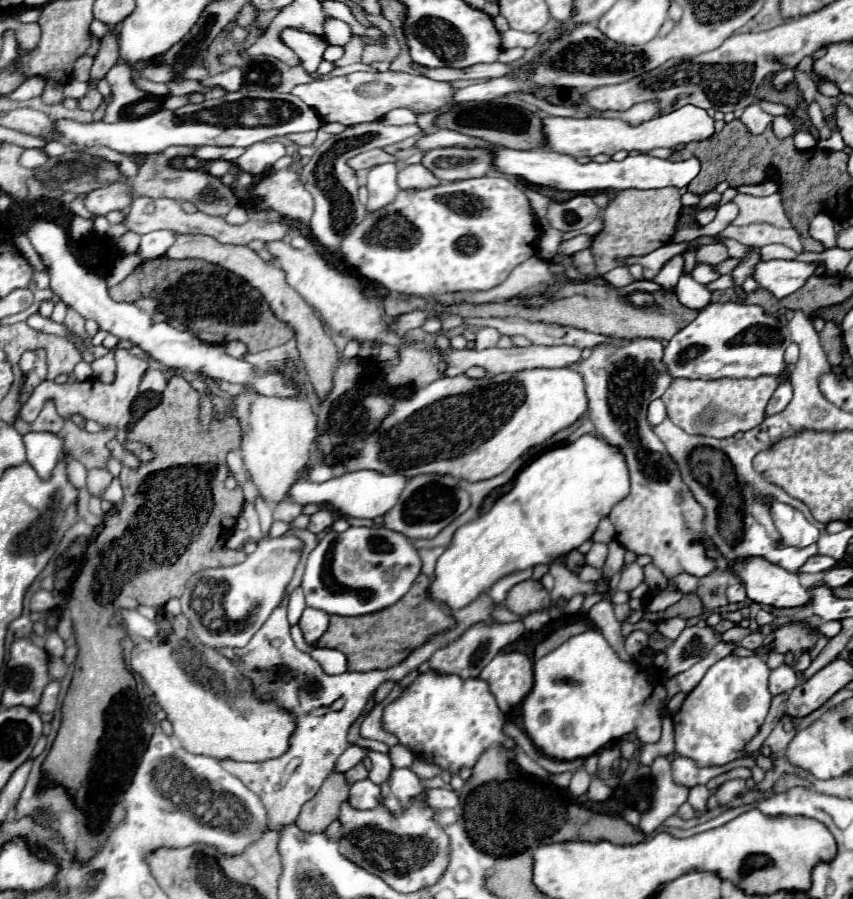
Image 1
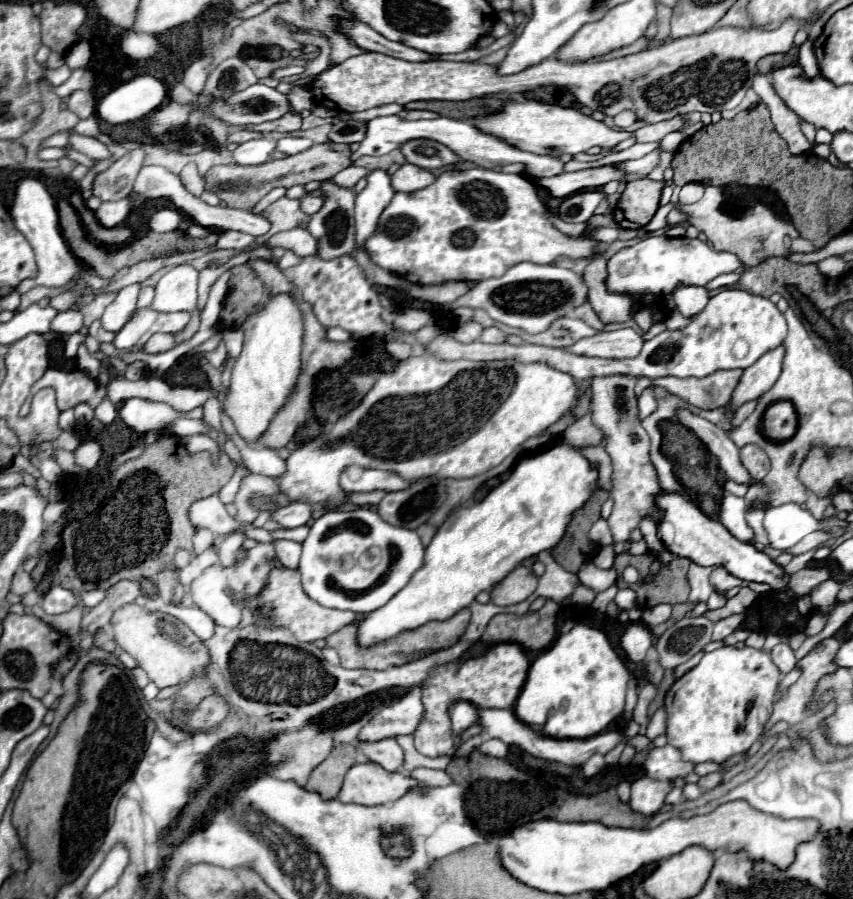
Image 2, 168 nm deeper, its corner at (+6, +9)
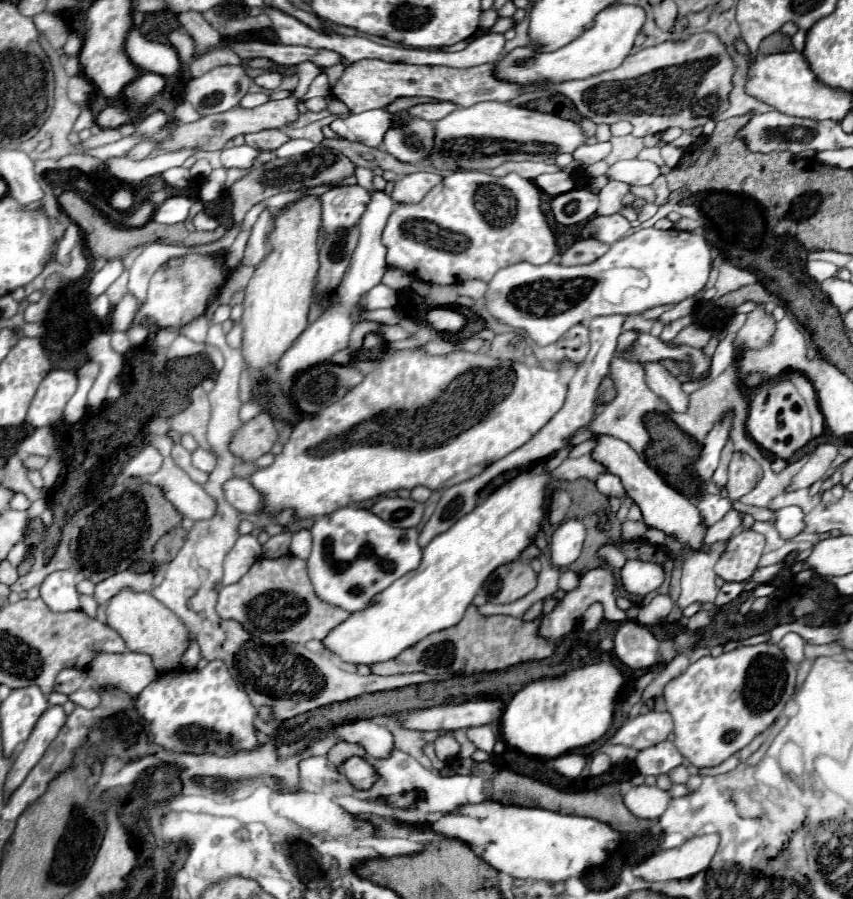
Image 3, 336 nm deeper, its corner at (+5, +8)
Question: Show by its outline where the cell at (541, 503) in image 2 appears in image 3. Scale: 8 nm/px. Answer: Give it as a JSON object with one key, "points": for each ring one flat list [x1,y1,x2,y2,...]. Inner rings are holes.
{"points":[[537,465,513,481,499,487,493,495,489,495,481,505,477,505,469,515,461,517,449,531,437,535,425,549,421,565,409,575,397,579,391,587,377,593,371,603,357,613,351,613,343,623,339,623,321,643,327,651,337,655,345,663,353,665,375,665,389,659,395,659,405,649,413,647,417,641,427,635,453,627,463,619,465,609,471,605,473,597,481,589,483,581,501,565,517,559,521,551,535,541,541,533,541,519,545,517,545,487,551,481,549,473,543,471,543,465]]}

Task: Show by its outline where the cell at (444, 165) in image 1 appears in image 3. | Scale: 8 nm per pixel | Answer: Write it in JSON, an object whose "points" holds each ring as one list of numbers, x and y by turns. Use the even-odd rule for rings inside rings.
{"points":[[407,111,393,115,395,125,387,129,381,151,387,151,399,161,425,161,433,147,433,123,413,117]]}

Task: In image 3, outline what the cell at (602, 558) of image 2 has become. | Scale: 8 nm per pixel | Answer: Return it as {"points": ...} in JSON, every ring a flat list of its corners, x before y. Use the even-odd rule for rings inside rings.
{"points":[[607,567,591,569,591,571,587,571,585,575,579,577,579,585,577,585,575,589,567,591,565,597,559,599,557,605,555,605,549,613,545,613,545,615,539,617,539,631,537,631,537,633,539,633,543,639,559,645,567,635,573,633,577,621,583,617,583,613,587,611,587,607,593,605,593,603,601,603,601,605,603,605,603,609,605,609,605,619,607,619,607,621,625,621,627,615,625,615,625,611,621,611,621,609,615,605,615,599,617,599,617,595,615,595,615,579,613,579,611,569,607,569]]}

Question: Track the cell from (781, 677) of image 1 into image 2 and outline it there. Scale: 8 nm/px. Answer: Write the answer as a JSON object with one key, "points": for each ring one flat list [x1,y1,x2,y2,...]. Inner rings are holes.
{"points":[[778,644,778,646,774,646,774,650,772,650,772,662,778,666,778,670,780,670,782,674,788,674,788,672,796,666,794,652,790,650,788,644]]}

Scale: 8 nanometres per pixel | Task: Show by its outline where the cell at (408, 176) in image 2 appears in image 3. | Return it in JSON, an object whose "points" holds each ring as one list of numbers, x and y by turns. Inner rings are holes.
{"points":[[411,173,395,183,391,199,395,203,419,203,443,177,439,173]]}

